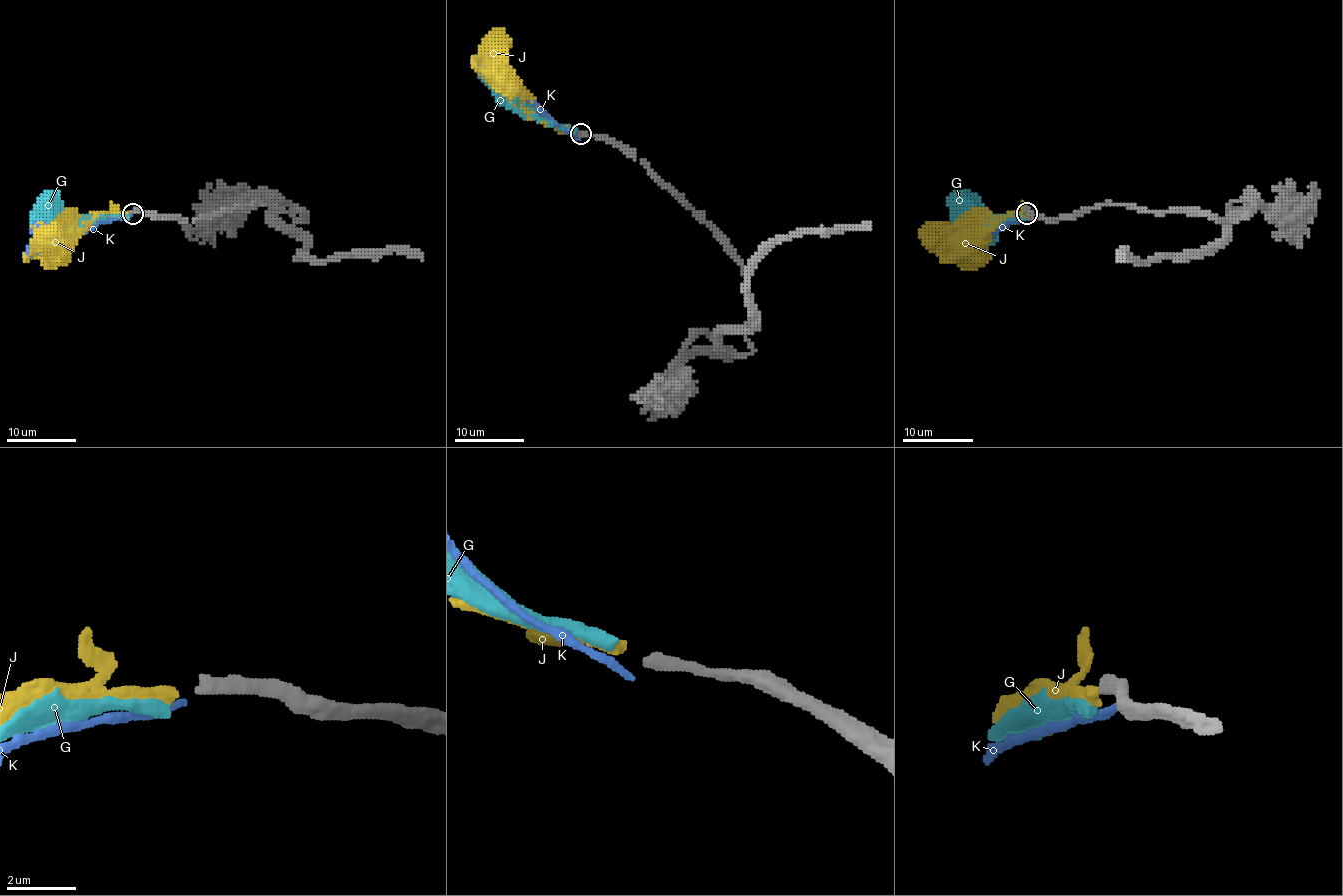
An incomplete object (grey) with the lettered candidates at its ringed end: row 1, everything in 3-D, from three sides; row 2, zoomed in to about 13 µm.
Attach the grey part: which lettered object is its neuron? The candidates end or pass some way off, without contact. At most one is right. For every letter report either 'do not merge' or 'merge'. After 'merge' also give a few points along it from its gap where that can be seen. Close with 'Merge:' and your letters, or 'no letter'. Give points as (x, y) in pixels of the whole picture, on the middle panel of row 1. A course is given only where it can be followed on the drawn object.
G: do not merge
J: merge; it runs (577, 133), (559, 128), (511, 79), (500, 78)
K: do not merge
Merge: J

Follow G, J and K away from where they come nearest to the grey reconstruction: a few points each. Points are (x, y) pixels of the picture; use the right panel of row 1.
G: (1024, 216), (994, 221), (976, 216), (959, 216), (955, 212), (961, 211)
J: (1026, 212), (1012, 212), (999, 223), (992, 223), (971, 244), (969, 251)
K: (1030, 214), (1007, 221), (989, 239), (962, 239), (959, 235)

